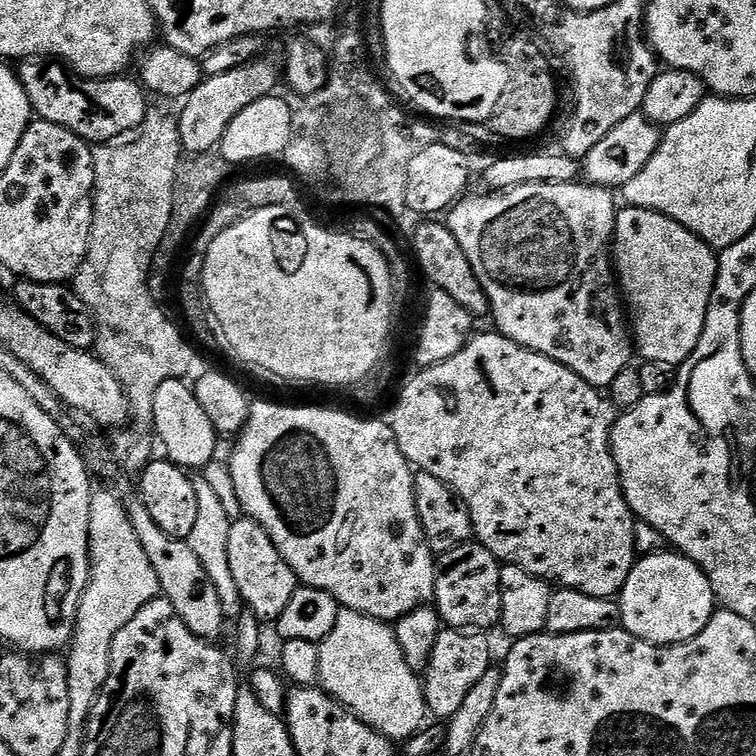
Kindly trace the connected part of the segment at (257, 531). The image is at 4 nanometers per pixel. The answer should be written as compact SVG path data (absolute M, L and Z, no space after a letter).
M247 518L233 519L230 526L229 564L247 611L253 612L262 622L275 622L282 610L286 610L290 598L294 598L298 581L294 570L290 570L282 554L278 554L278 546L274 546L270 534L266 534L258 522Z

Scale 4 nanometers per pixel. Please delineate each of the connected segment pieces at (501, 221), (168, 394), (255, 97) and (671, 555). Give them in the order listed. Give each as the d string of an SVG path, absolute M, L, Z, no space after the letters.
M573 182L570 184L523 184L508 188L505 192L489 191L488 196L465 195L452 205L446 216L448 228L458 238L458 246L466 253L470 266L474 266L474 274L478 274L478 282L482 282L482 290L486 290L491 319L496 319L495 331L500 335L518 342L518 346L529 348L531 352L542 354L578 374L587 384L593 384L598 389L611 389L614 378L622 374L634 360L634 337L630 331L630 320L626 315L626 304L614 271L614 237L616 234L616 214L618 200L611 191L599 188L597 184Z
M171 380L158 386L158 394L154 394L154 426L163 455L179 468L193 470L206 467L215 458L218 437L210 418L198 406L195 391L186 385L184 380Z
M257 58L251 64L243 64L238 70L226 70L226 74L218 74L204 79L183 101L184 109L178 112L180 125L180 147L188 154L208 154L219 149L226 128L246 106L258 102L262 98L273 95L277 91L276 83L281 83L282 72L272 60Z
M661 550L652 556L640 556L626 578L626 586L618 597L620 605L620 624L624 631L634 634L657 646L685 644L694 639L710 622L713 612L717 611L718 601L712 592L706 574L692 560L687 560L675 550Z

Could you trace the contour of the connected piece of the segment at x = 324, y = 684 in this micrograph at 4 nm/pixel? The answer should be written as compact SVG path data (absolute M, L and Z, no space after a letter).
M341 608L334 630L320 643L320 683L319 687L335 698L341 708L354 713L366 726L382 734L387 740L405 742L425 727L430 713L424 700L424 686L421 677L402 658L402 646L398 646L395 627L383 620L375 620L361 612Z

